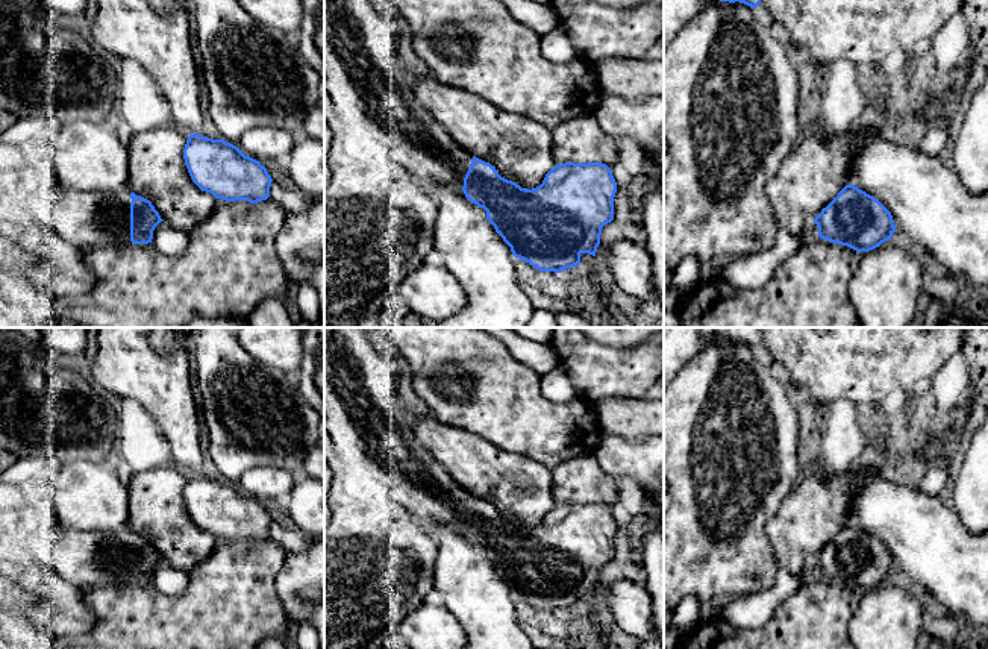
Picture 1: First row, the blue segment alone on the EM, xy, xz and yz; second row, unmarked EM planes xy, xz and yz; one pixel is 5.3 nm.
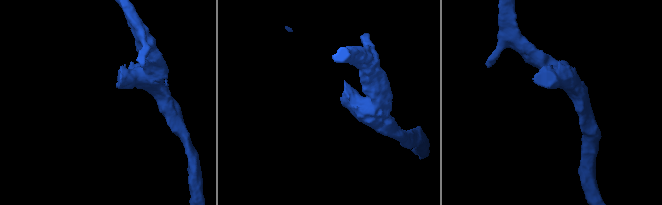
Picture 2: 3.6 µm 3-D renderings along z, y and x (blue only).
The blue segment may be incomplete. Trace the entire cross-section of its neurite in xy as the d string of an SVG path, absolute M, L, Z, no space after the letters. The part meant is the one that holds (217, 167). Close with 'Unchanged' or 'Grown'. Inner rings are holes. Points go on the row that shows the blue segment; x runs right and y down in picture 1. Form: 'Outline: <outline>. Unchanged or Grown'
Outline: M189 135L183 159L192 182L215 199L258 203L270 197L267 168L224 140Z. Unchanged

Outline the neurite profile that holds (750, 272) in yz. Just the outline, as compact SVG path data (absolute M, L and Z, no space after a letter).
M808 223L802 235L791 235L780 229L774 244L770 249L752 255L730 258L729 264L720 271L736 290L756 290L767 284L776 268L791 255L799 252L808 241L818 237L818 227Z

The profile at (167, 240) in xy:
M161 221L155 230L152 243L161 253L176 256L188 246L188 234L173 229L167 221Z

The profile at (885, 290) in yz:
M893 240L879 247L859 252L859 264L849 281L849 299L861 328L906 328L914 320L924 285L924 271L918 259Z

